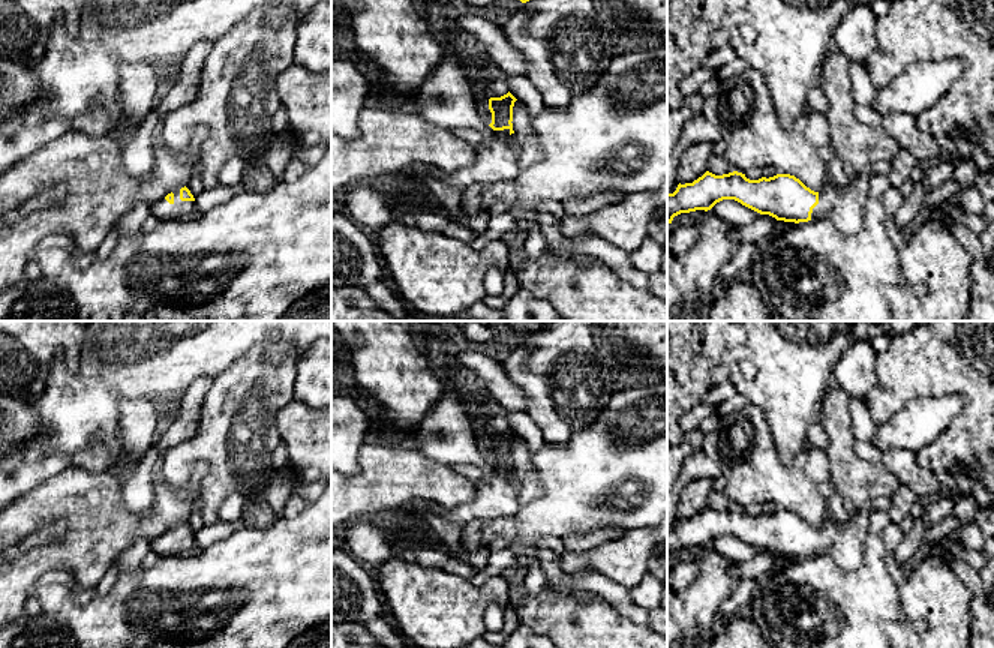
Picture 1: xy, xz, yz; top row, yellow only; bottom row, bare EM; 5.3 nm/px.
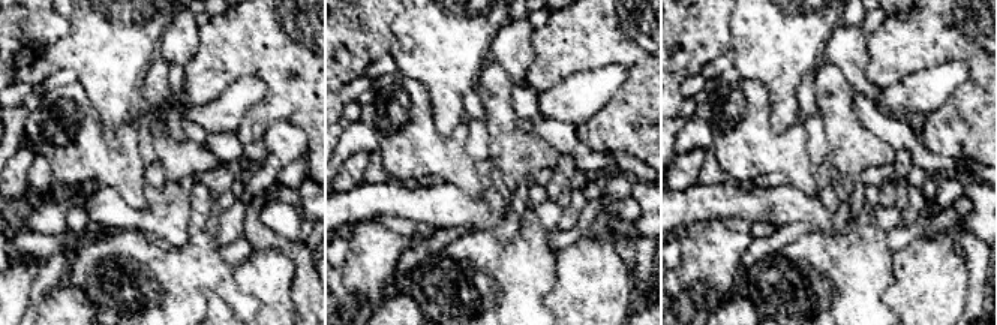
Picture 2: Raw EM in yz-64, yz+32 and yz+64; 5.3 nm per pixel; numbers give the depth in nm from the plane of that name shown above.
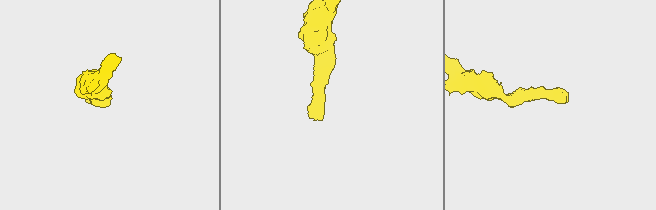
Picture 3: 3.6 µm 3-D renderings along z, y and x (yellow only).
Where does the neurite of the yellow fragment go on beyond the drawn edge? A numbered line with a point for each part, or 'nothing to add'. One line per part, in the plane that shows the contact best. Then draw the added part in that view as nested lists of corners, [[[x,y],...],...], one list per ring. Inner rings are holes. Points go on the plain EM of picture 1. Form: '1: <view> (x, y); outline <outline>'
1: yz (843, 542); outline [[[865,506],[849,522],[826,516],[819,528],[819,540],[813,544],[811,556],[825,555],[847,572],[862,567],[870,514],[871,508]]]

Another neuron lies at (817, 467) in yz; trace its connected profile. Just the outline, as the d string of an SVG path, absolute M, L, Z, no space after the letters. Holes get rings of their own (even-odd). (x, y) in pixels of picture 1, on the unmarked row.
M808 447L808 466L807 466L807 470L816 483L829 482L831 471L829 471L828 453L820 448L816 448L816 447Z

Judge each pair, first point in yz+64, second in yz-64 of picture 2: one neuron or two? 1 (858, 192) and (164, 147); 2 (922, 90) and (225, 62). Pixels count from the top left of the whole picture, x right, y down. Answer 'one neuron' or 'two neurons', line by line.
1: two neurons
2: two neurons

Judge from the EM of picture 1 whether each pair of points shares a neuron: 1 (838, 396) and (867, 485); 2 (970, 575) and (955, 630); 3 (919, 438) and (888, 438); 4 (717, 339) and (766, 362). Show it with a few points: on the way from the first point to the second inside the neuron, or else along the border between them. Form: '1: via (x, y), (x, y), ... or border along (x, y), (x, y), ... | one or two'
1: via (838, 419), (844, 462) | one
2: border along (943, 561), (970, 593), (972, 621) | two
3: via (912, 438), (895, 438) | one
4: border along (745, 336), (745, 342), (739, 350) | two

